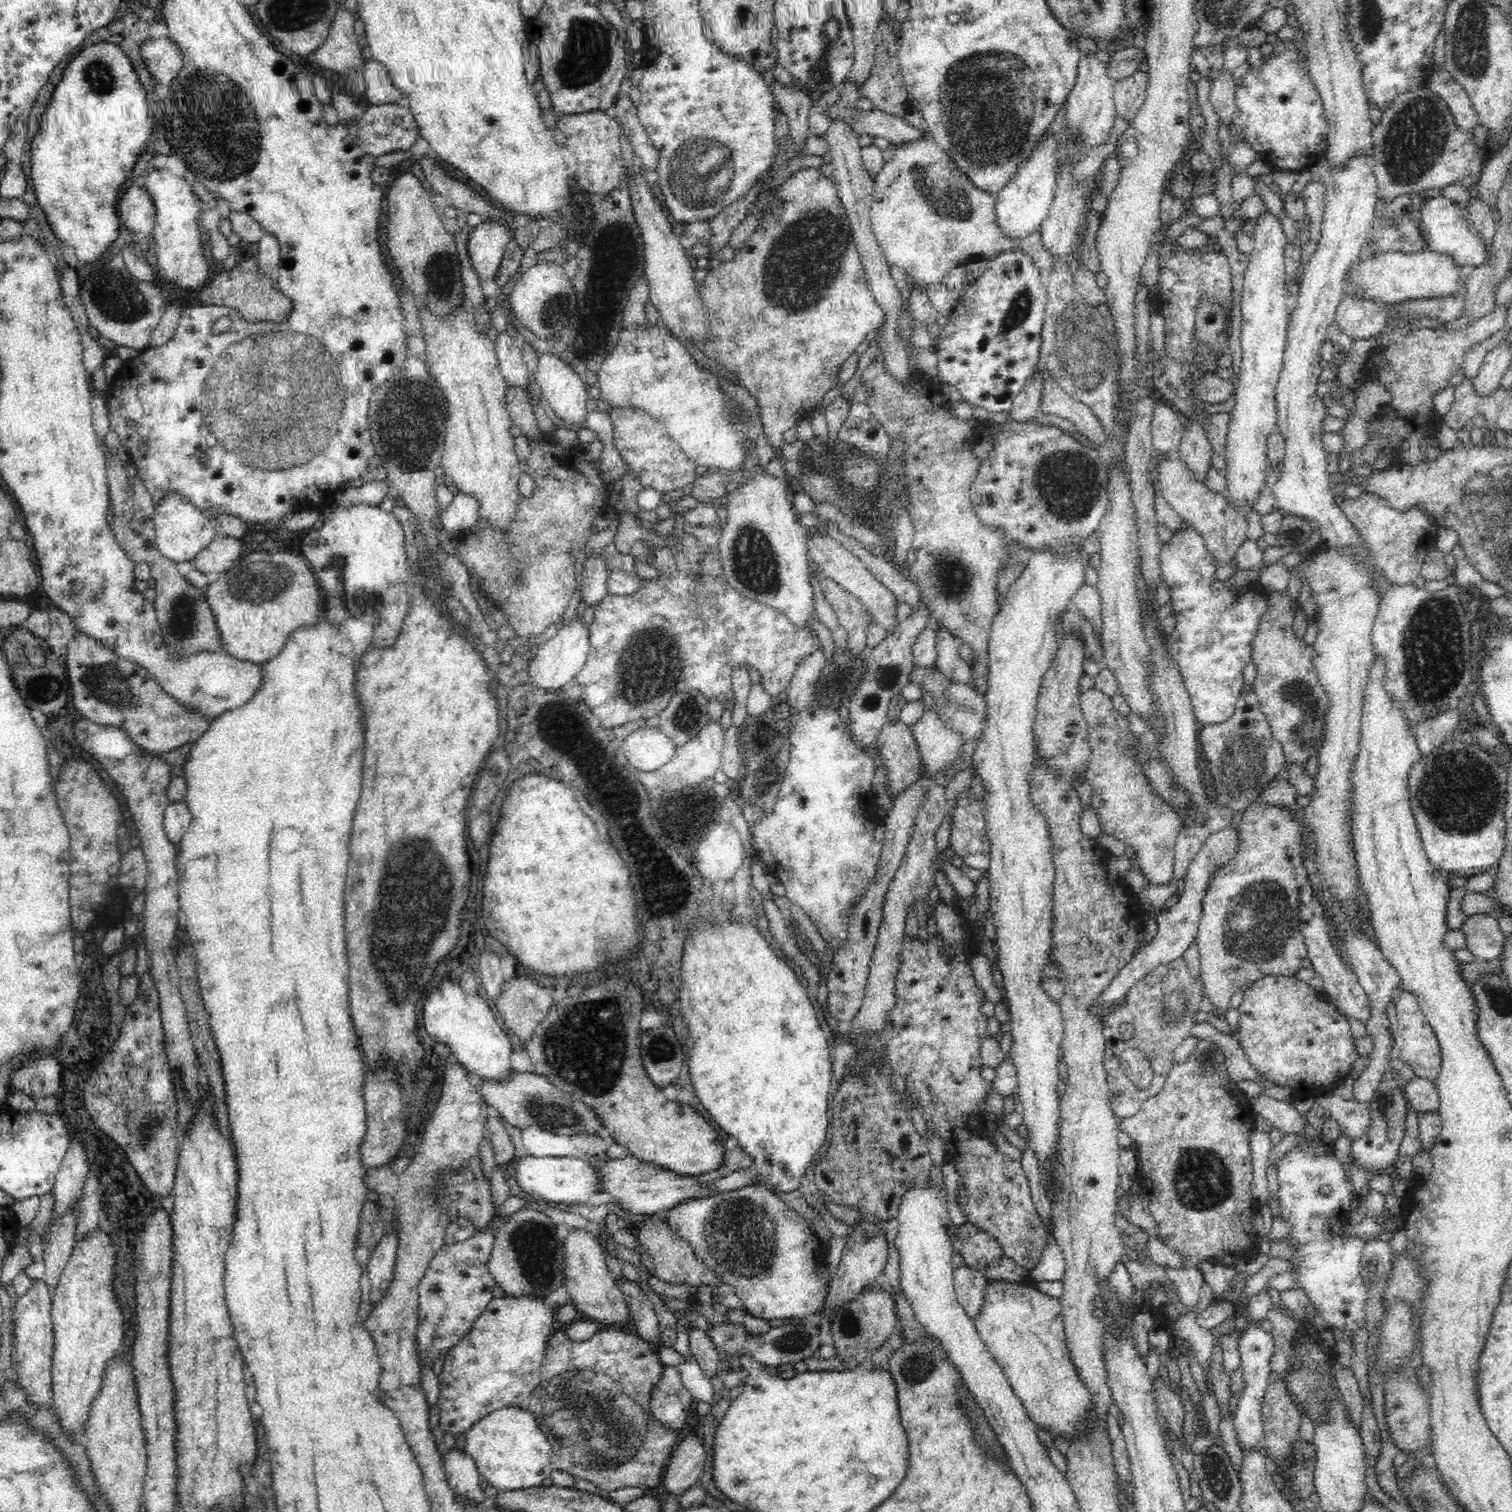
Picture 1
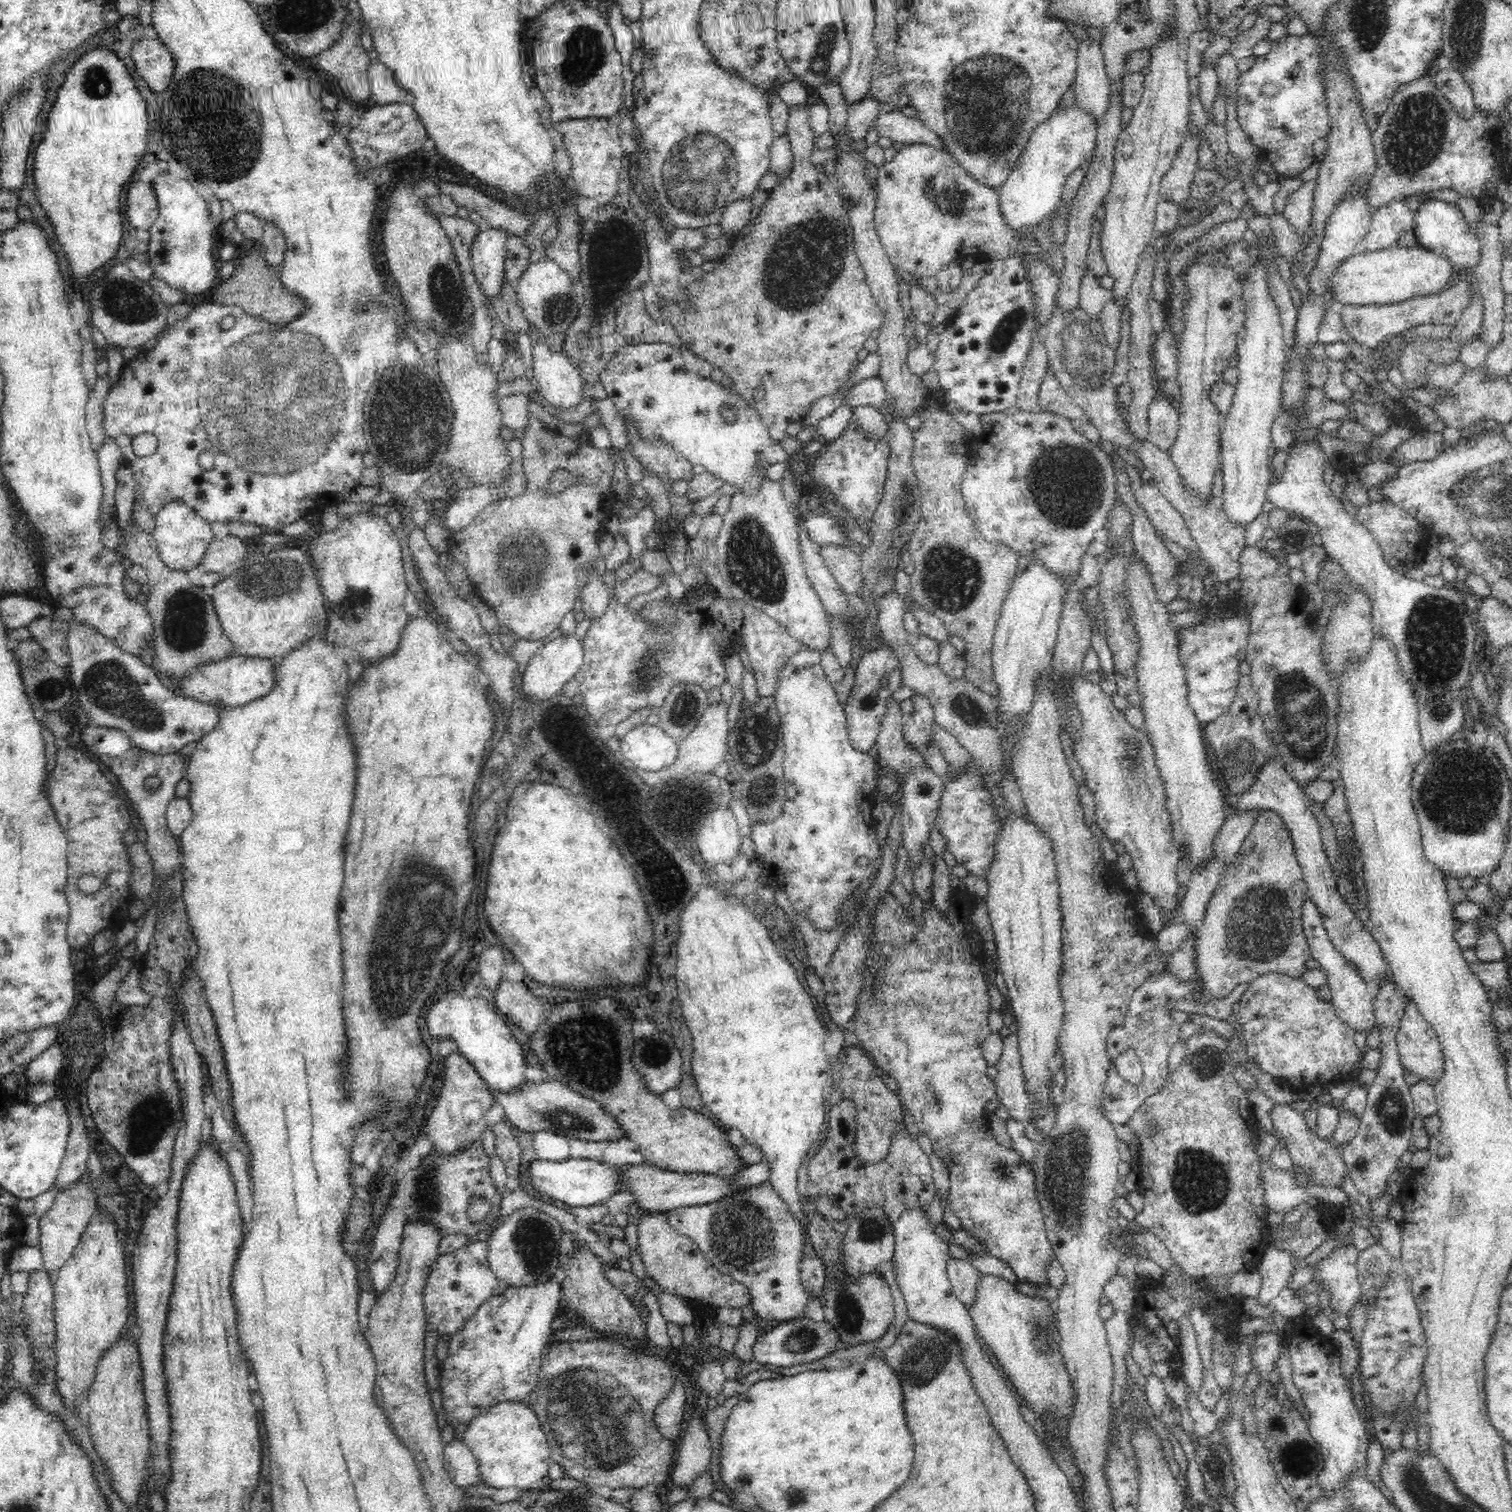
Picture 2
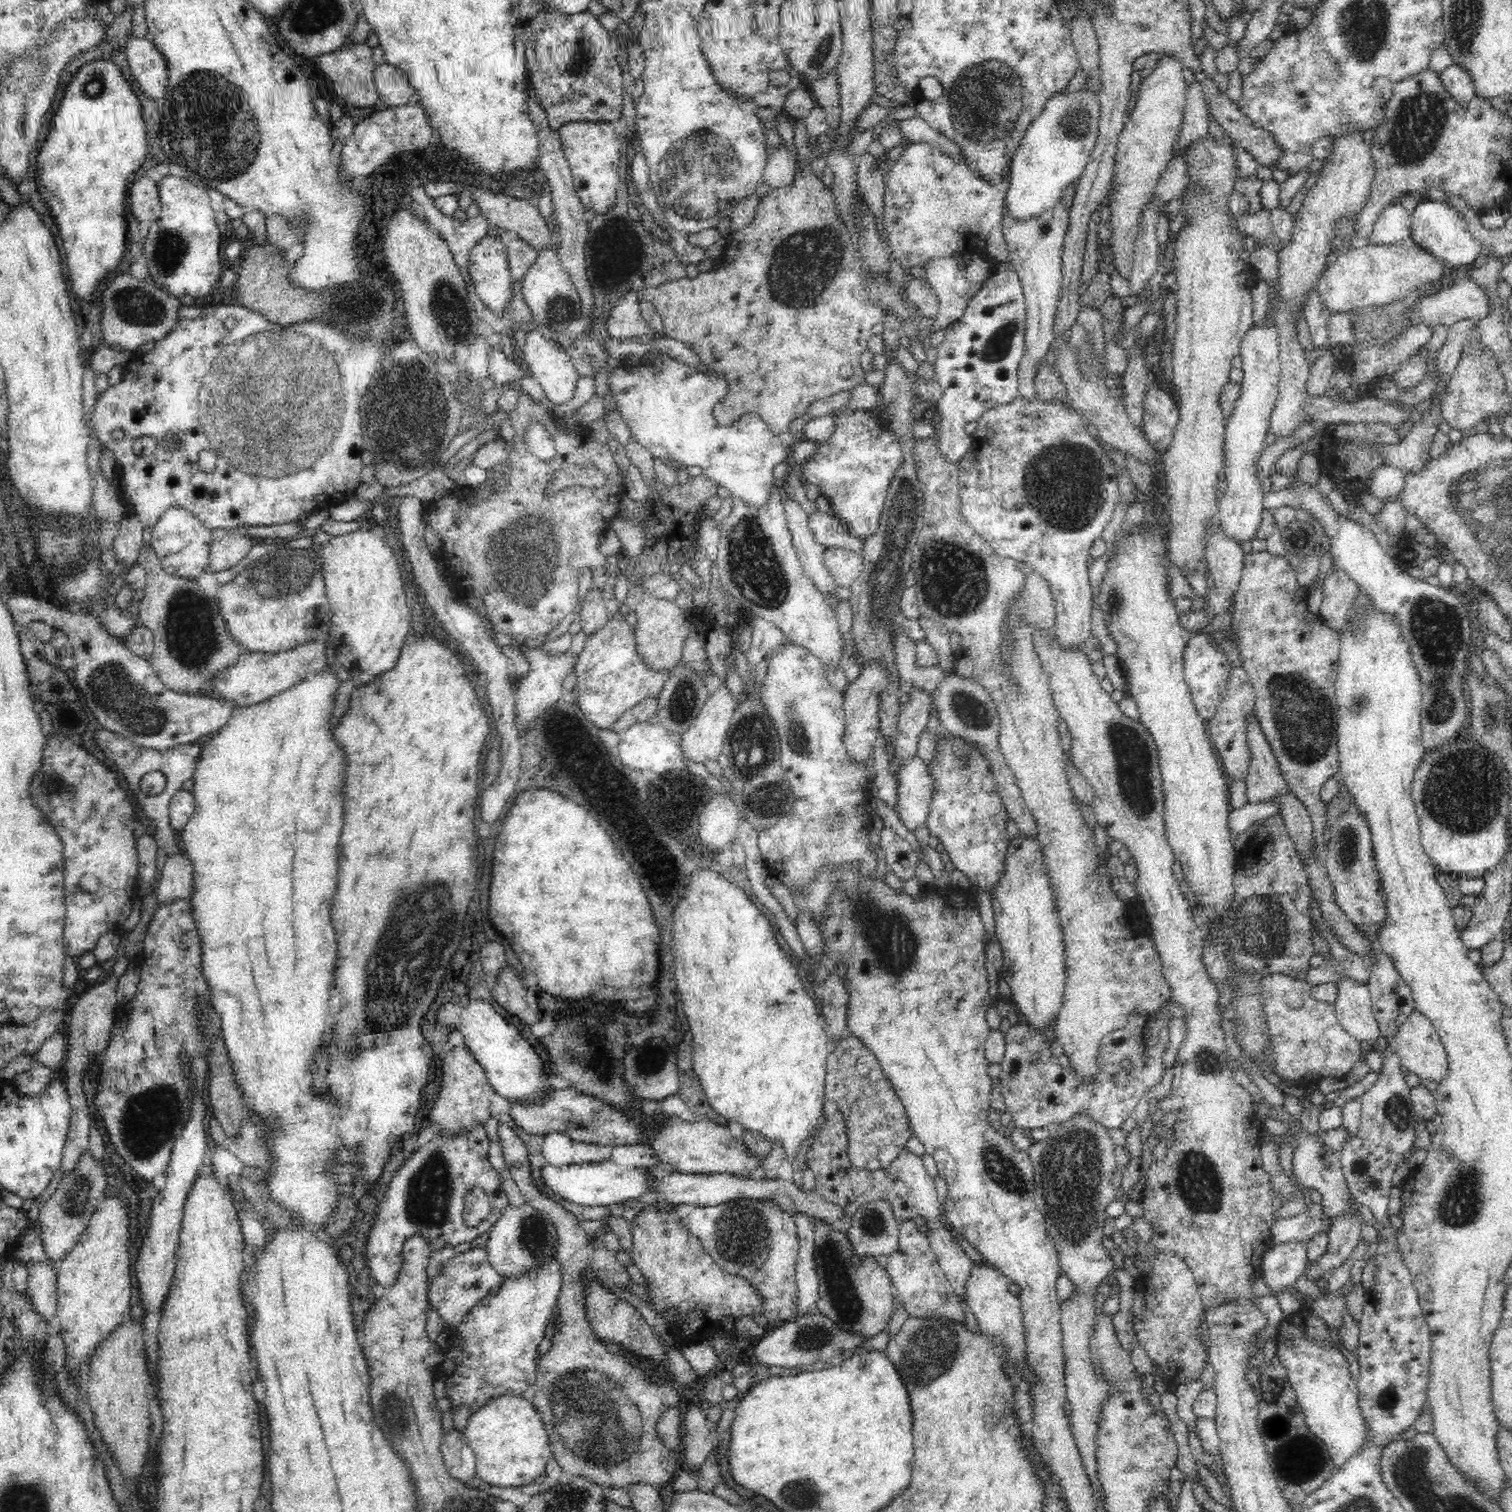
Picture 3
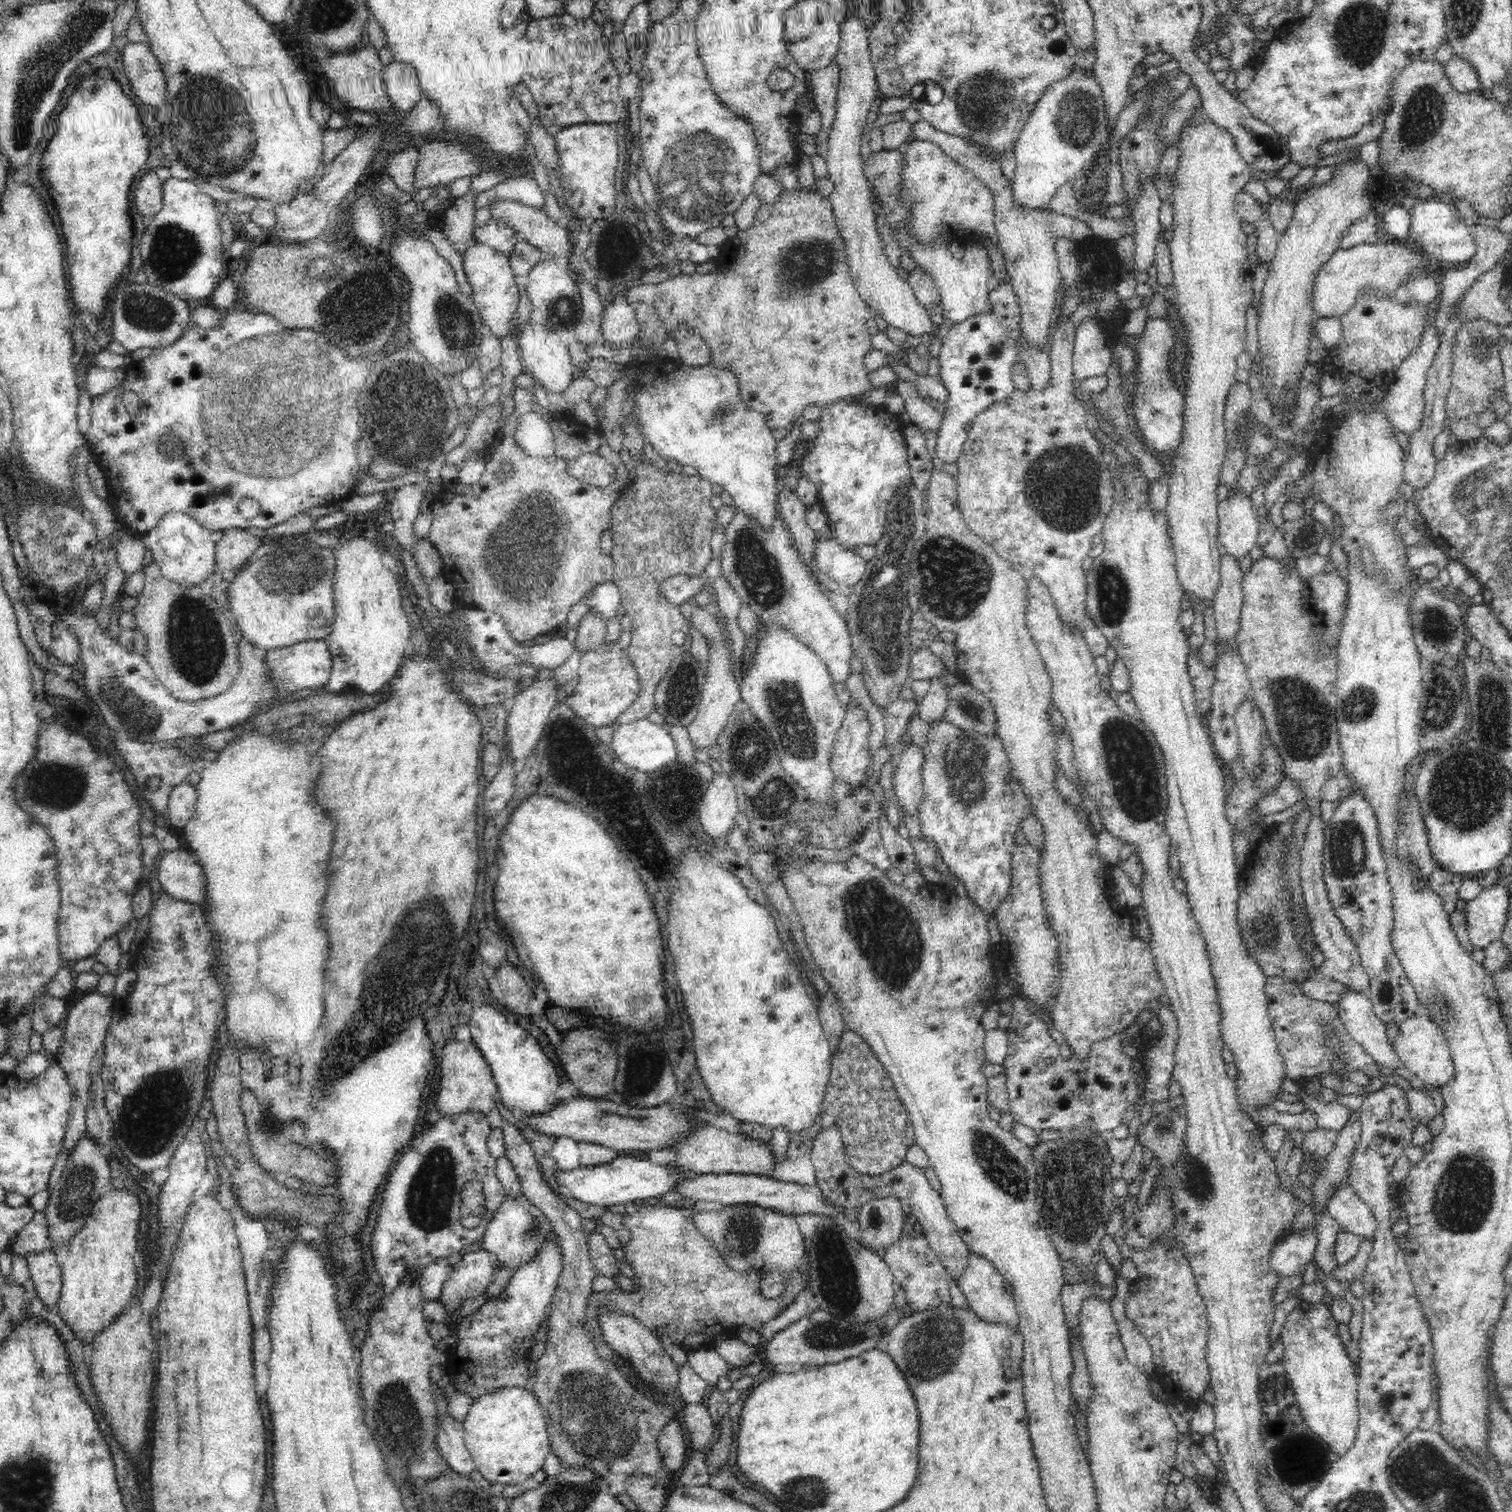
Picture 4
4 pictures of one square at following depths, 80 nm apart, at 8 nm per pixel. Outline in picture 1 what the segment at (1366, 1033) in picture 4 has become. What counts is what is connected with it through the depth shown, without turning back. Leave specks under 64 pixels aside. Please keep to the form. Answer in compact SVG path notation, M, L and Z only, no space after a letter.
M1308 884L1302 889L1300 899L1299 926L1302 936L1305 938L1307 957L1311 960L1313 969L1322 977L1322 993L1332 998L1339 1012L1345 1012L1351 1018L1360 1020L1365 1025L1368 1025L1372 1016L1370 999L1357 979L1357 974L1350 969L1350 966L1345 964L1345 959L1337 953L1335 945L1329 940L1323 907L1313 895L1312 888Z

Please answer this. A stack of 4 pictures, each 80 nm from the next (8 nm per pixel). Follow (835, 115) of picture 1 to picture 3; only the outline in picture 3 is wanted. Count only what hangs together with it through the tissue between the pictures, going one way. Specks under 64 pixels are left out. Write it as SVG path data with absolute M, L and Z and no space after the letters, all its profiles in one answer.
M912 117L906 120L897 120L903 134L904 144L922 142L937 147L948 156L963 160L959 146L947 136L940 134L937 130L930 128L922 117Z

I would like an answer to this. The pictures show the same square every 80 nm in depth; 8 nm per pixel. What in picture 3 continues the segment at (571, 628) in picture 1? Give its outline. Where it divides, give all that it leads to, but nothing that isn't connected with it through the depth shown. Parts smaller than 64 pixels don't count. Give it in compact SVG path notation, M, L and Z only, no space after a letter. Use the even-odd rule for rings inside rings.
M533 649L527 654L527 660L530 670L524 677L518 679L515 685L515 723L518 727L518 732L520 732L520 737L522 737L524 730L534 728L536 718L544 716L550 706L556 704L558 700L566 696L562 682L572 672L572 668L575 668L574 664L577 664L577 659L574 659L572 652L569 651L562 653L561 656L548 657L543 656L542 652L539 652L539 649ZM521 727L524 730L519 730Z

